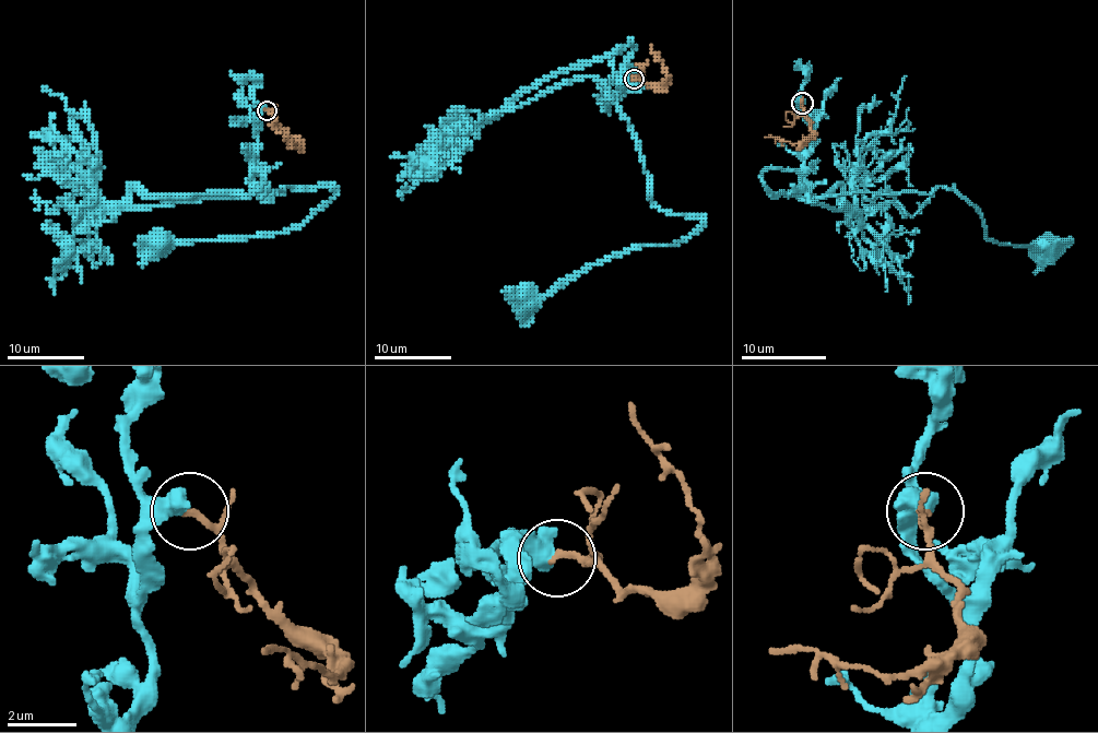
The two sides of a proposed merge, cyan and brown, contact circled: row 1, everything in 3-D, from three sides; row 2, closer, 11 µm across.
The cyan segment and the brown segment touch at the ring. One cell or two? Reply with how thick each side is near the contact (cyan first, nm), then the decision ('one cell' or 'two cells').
600 nm thick on the cyan side, 150 nm on the other; two cells

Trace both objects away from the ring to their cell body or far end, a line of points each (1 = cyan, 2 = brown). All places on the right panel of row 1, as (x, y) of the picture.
1: (803, 104), (811, 150), (763, 173), (775, 194), (953, 188), (989, 238), (1050, 247)
2: (803, 104), (803, 116), (809, 122), (811, 133), (801, 141), (790, 143), (765, 137)

